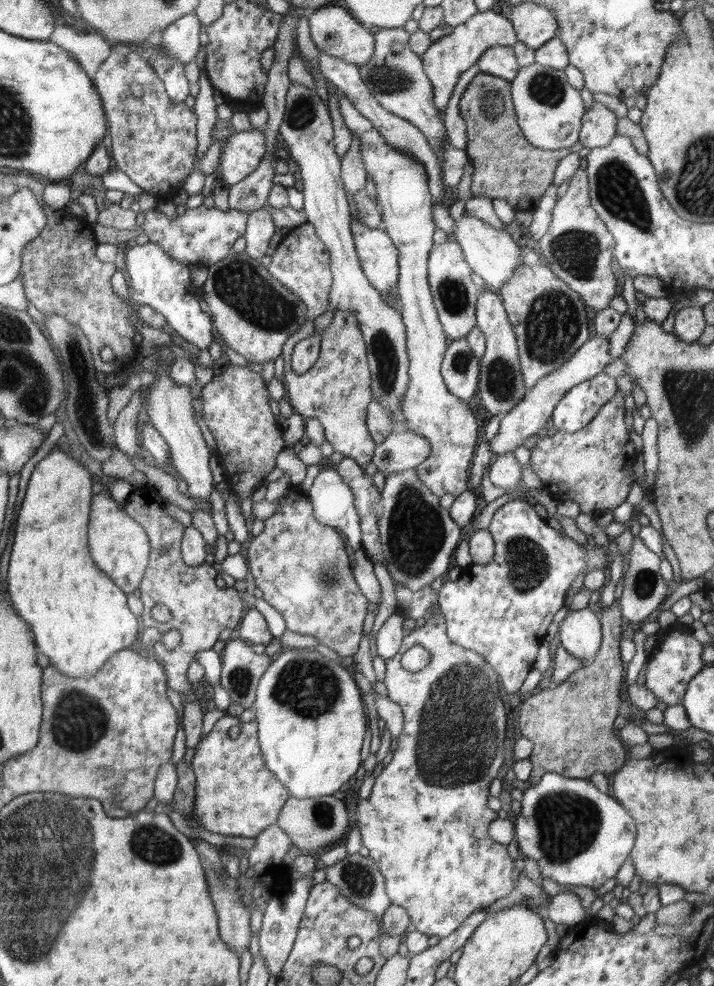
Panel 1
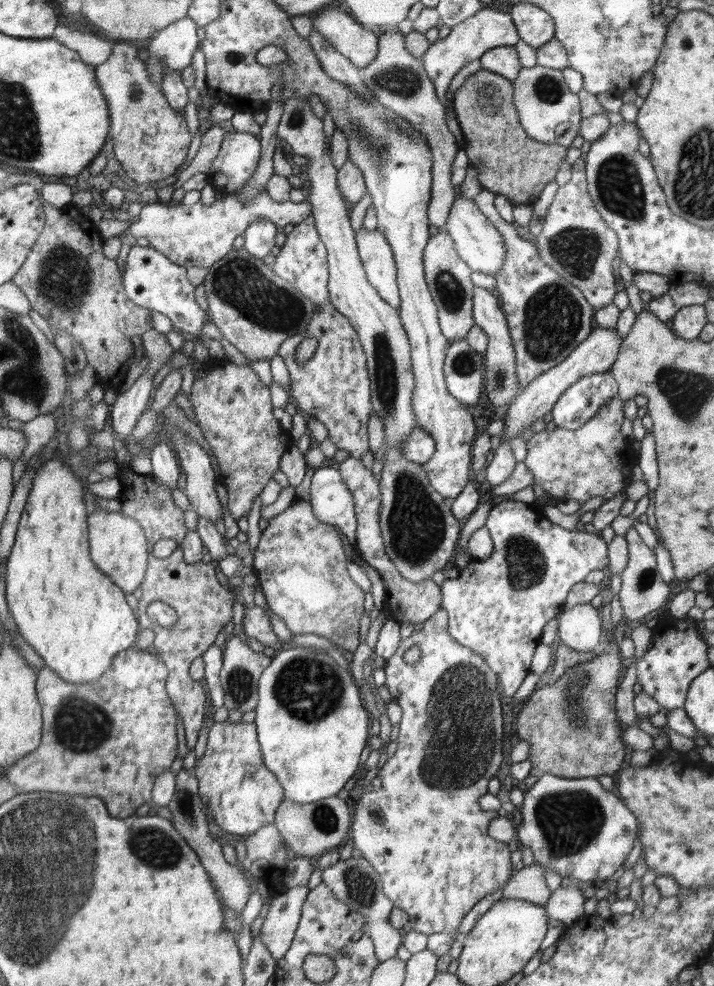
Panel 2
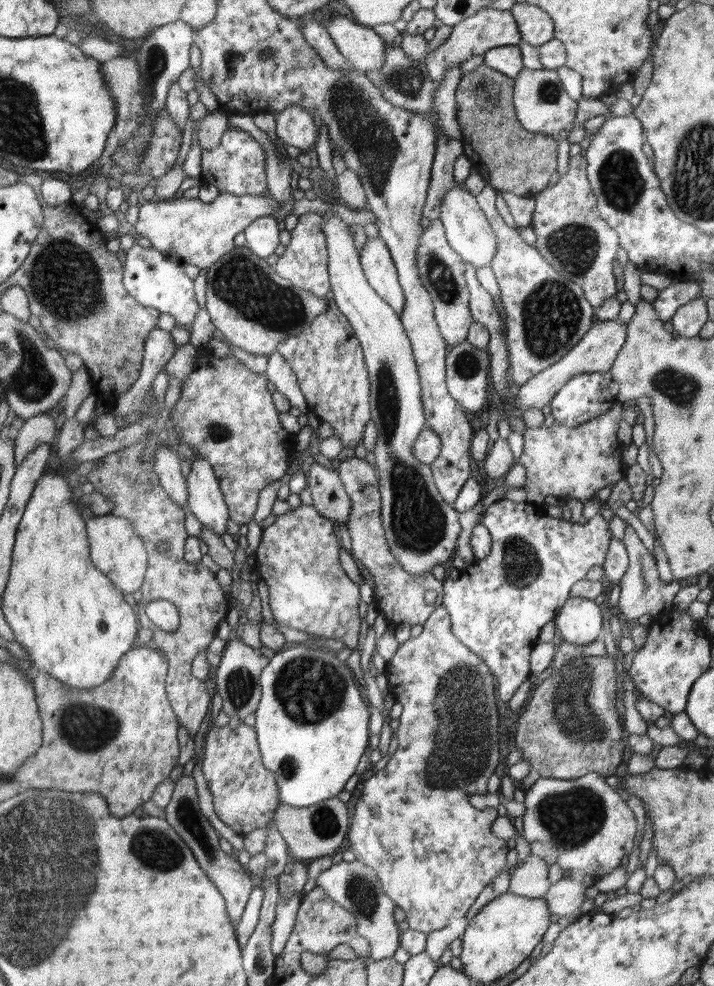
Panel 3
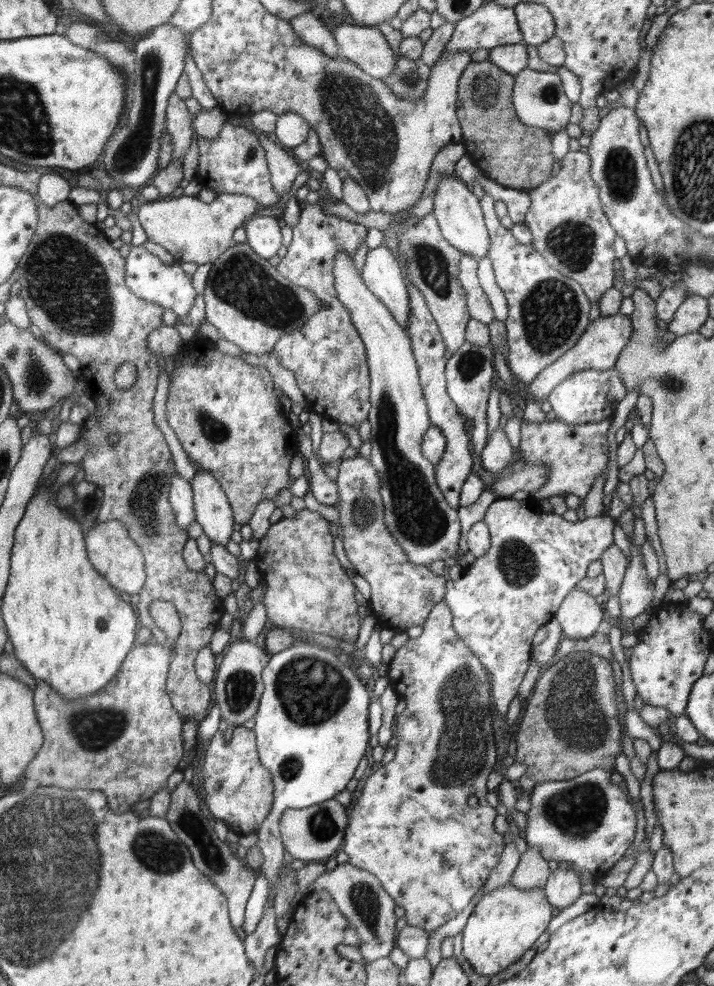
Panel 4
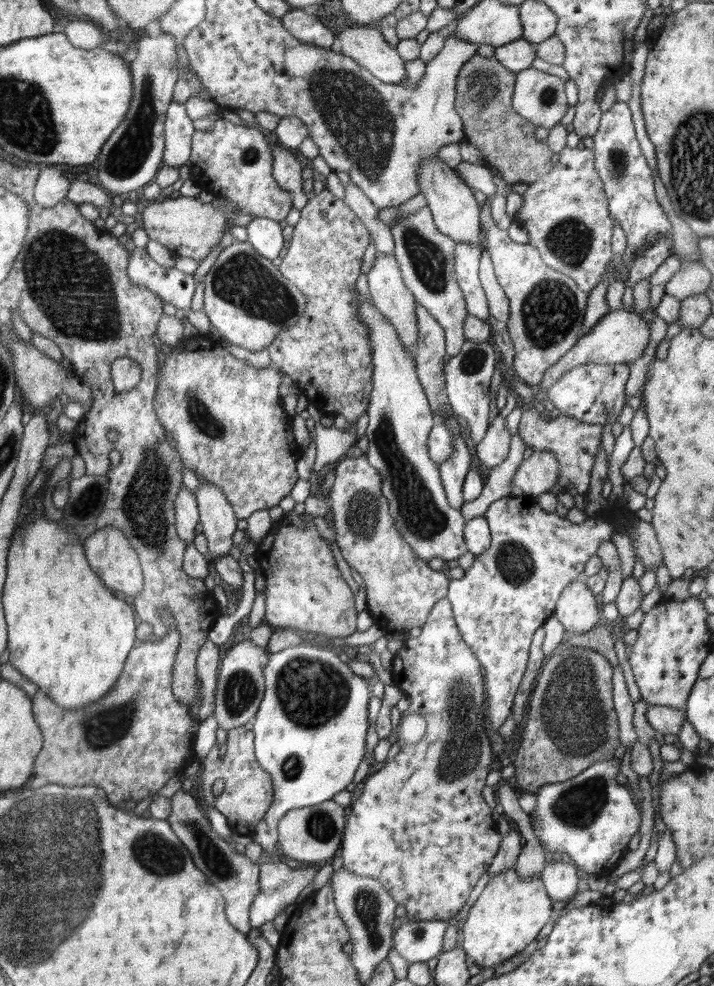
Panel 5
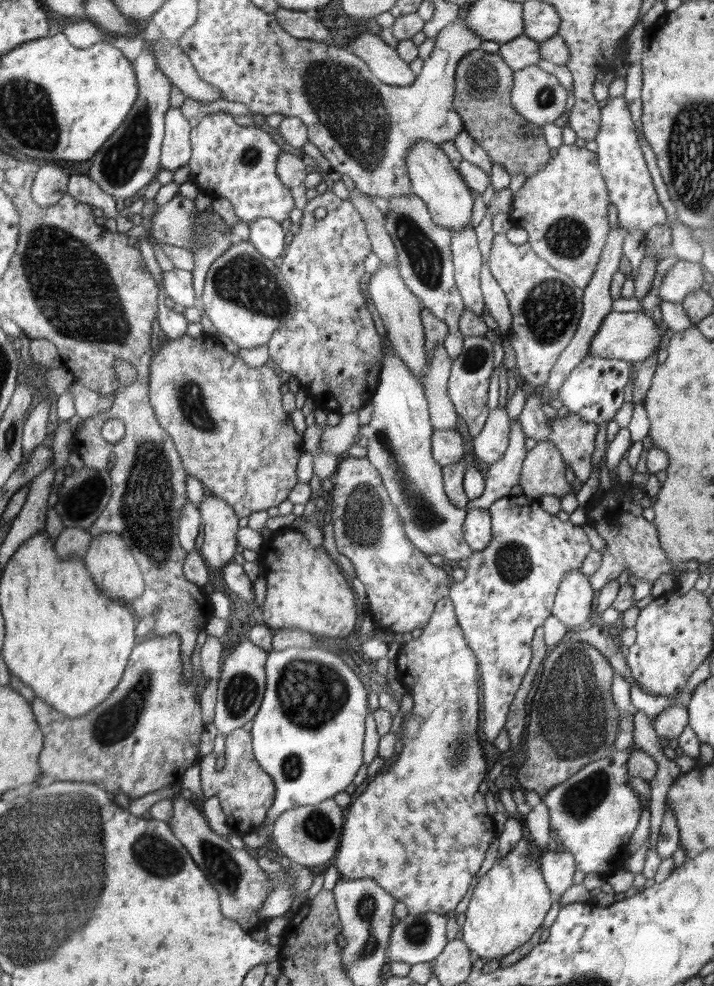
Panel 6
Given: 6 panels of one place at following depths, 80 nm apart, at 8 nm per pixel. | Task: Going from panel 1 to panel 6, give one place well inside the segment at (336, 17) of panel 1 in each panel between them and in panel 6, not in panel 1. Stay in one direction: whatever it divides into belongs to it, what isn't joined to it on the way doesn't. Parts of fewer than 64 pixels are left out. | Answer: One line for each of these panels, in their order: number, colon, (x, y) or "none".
2: (356, 42)
3: (365, 49)
4: (366, 47)
5: (366, 46)
6: (383, 60)

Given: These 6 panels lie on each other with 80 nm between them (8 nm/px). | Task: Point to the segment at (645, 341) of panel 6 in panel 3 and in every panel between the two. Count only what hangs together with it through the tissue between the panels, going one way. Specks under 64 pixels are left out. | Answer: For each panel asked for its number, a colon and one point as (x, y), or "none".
3: (596, 352)
4: (604, 338)
5: (621, 336)

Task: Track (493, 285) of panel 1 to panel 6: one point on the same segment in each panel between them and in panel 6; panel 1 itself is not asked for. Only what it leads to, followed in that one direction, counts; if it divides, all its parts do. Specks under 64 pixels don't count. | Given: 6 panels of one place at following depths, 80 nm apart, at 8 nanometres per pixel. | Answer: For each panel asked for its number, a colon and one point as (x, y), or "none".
2: (480, 245)
3: (467, 229)
4: (458, 211)
5: (456, 213)
6: (448, 198)

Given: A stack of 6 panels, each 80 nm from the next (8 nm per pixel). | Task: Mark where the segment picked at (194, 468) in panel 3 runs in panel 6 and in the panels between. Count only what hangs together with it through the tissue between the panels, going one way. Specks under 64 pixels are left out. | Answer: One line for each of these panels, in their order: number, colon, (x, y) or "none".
4: (213, 512)
5: (218, 520)
6: (221, 524)

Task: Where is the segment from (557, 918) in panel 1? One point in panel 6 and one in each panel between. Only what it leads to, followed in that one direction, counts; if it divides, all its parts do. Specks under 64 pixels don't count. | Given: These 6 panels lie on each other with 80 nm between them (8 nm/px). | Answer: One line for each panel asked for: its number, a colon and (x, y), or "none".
2: (566, 905)
3: (564, 898)
4: (563, 888)
5: (560, 879)
6: (558, 867)

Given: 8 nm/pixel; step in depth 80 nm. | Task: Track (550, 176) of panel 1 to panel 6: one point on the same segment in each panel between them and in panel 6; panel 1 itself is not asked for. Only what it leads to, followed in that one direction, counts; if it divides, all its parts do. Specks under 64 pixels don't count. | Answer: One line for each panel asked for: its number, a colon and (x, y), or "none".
2: (509, 162)
3: (508, 157)
4: (508, 152)
5: (484, 90)
6: (483, 81)

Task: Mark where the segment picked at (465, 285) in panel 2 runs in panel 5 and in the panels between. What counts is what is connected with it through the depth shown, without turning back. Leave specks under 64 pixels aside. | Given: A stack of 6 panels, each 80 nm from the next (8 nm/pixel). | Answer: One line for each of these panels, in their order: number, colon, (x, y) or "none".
3: (442, 271)
4: (432, 263)
5: (426, 257)

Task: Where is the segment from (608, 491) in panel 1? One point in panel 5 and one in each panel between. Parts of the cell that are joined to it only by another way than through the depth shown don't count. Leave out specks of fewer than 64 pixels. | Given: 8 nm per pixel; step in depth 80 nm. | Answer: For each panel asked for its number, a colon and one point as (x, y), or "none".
2: (595, 460)
3: (560, 461)
4: (576, 454)
5: (575, 444)

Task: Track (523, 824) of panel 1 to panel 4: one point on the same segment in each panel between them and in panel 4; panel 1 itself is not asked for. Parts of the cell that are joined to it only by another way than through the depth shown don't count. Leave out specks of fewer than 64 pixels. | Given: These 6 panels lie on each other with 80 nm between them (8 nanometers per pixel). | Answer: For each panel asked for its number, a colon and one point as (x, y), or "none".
2: (574, 826)
3: (583, 824)
4: (586, 822)

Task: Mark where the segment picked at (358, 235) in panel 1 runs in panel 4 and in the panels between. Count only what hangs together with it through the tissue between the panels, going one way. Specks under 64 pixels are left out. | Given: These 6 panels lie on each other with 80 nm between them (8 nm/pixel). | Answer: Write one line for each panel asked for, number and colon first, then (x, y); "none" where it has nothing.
2: (377, 257)
3: (379, 268)
4: (381, 273)

